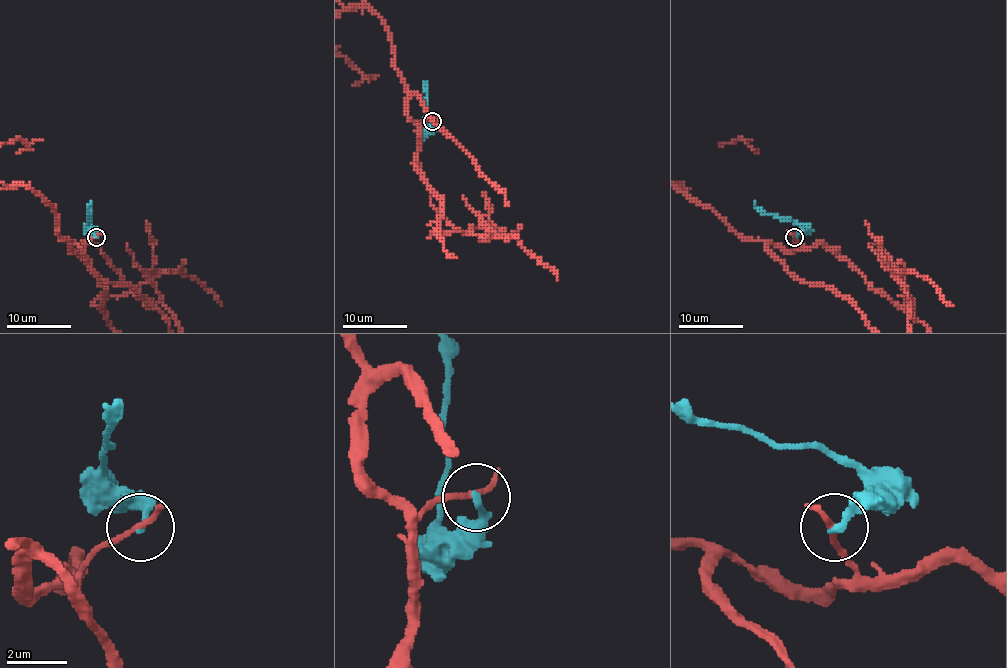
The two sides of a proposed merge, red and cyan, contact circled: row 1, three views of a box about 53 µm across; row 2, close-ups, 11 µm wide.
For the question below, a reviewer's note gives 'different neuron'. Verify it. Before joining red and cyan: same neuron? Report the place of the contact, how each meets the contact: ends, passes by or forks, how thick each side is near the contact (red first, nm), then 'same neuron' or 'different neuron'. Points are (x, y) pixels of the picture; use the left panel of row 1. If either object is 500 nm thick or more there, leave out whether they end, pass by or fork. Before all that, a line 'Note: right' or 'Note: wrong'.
Note: right
place (96, 237); red passes by; cyan ends; calibres 170 and 280 nm; different neuron

